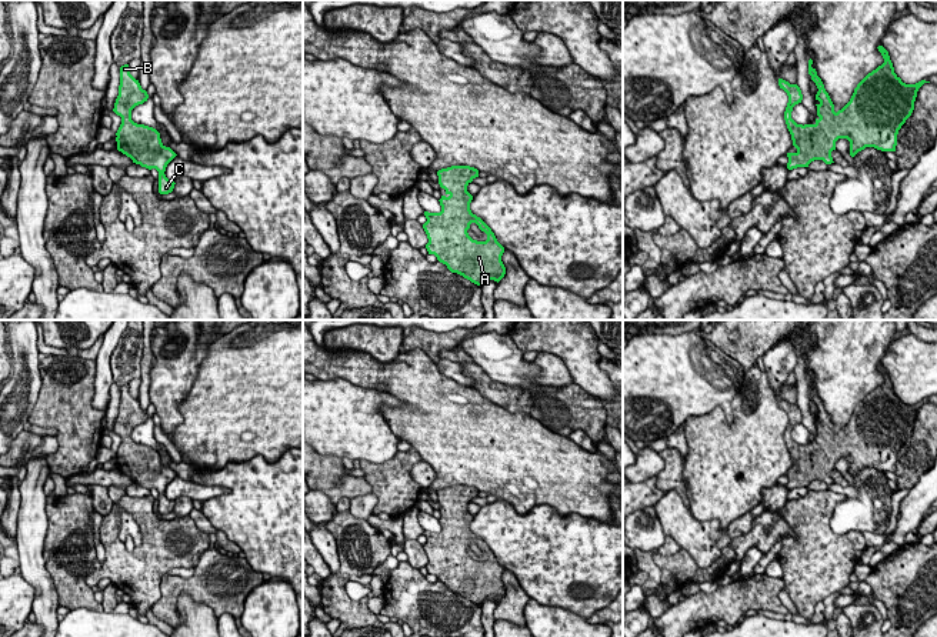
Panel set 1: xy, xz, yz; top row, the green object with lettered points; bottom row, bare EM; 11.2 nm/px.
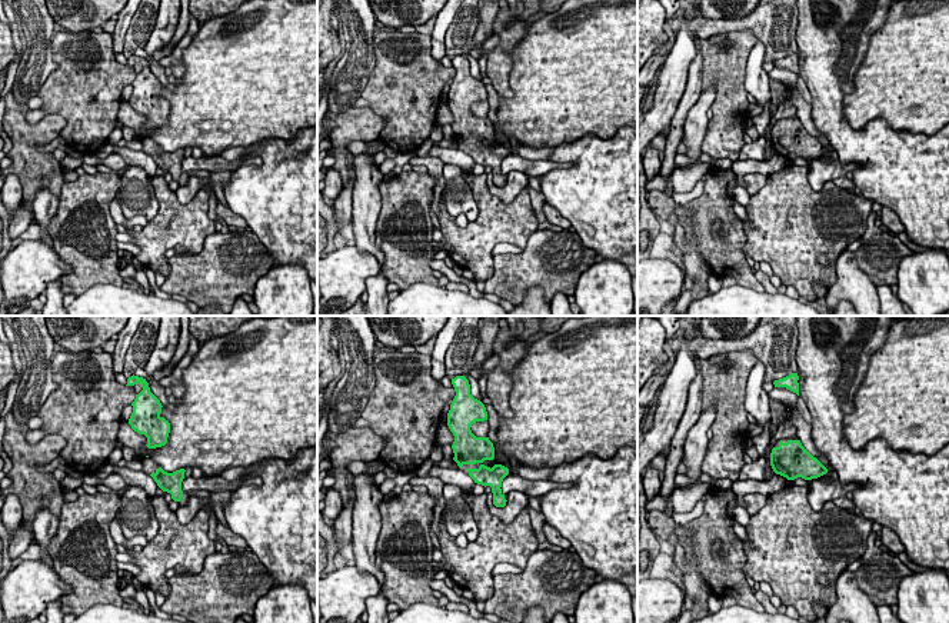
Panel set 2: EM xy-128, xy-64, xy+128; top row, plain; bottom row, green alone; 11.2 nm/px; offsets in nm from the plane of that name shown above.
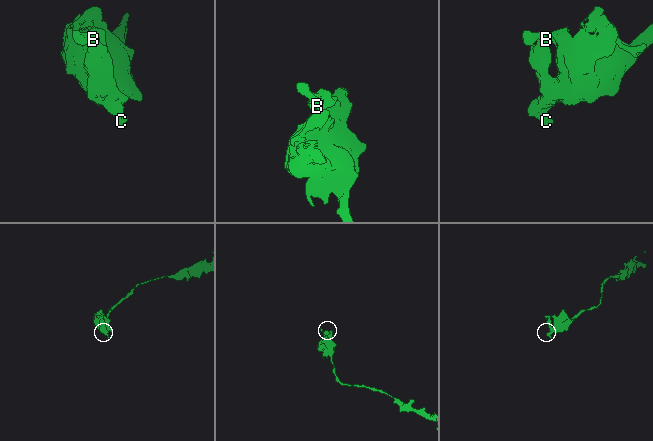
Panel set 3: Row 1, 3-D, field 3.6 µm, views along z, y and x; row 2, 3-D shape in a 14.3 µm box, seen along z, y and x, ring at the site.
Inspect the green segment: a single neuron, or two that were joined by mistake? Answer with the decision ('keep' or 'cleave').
keep

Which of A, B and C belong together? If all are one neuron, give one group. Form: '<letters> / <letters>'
A B C

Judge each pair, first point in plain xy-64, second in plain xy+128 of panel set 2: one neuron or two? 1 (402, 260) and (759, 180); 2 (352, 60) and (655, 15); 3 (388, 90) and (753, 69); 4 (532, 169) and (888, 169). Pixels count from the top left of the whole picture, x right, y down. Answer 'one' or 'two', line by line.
1: two
2: two
3: two
4: two

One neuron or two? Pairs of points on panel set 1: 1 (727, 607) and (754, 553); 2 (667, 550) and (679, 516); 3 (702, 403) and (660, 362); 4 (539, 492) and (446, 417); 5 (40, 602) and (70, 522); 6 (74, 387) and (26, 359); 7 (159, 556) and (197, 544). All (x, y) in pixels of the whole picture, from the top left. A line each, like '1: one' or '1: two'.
1: two
2: two
3: one
4: one
5: two
6: two
7: one

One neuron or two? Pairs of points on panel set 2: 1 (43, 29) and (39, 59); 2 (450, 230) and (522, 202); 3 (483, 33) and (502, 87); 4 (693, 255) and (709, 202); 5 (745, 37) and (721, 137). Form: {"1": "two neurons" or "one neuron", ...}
{"1": "one neuron", "2": "one neuron", "3": "two neurons", "4": "two neurons", "5": "one neuron"}

